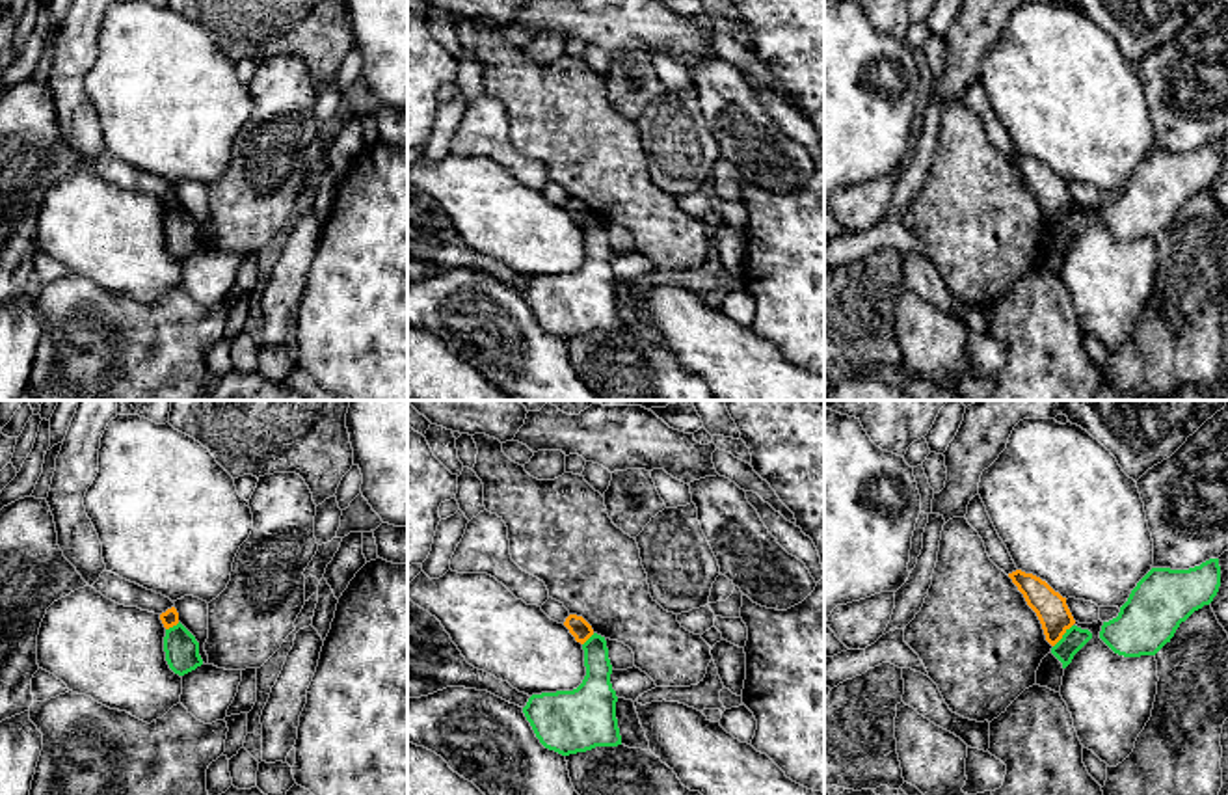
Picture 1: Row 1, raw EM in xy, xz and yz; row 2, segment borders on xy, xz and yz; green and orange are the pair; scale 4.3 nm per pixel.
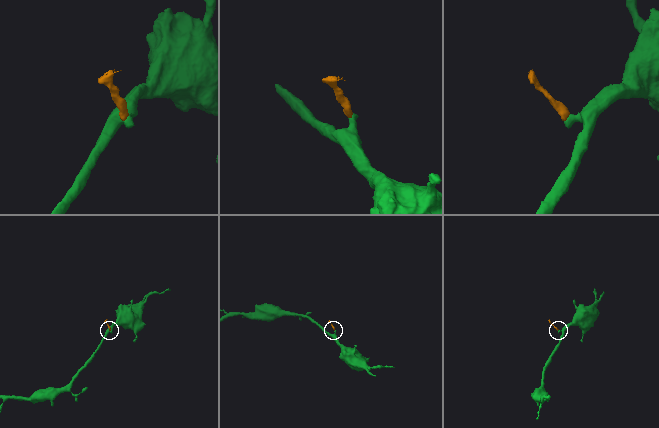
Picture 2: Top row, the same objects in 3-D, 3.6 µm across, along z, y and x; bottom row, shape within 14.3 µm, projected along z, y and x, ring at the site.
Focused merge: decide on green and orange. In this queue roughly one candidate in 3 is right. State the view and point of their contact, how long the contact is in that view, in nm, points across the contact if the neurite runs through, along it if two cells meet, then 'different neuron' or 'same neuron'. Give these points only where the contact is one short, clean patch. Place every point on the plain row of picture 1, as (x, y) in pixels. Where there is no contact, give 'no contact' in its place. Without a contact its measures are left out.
yz (1063, 218) | 130 nm | along yz (1072, 207), (1054, 229) | different neuron

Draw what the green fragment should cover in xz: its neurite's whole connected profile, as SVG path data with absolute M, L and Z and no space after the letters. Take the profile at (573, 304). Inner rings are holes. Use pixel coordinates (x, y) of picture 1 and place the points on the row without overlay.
M594 216L582 233L586 259L577 272L532 277L523 290L540 326L562 339L621 328L607 223Z

